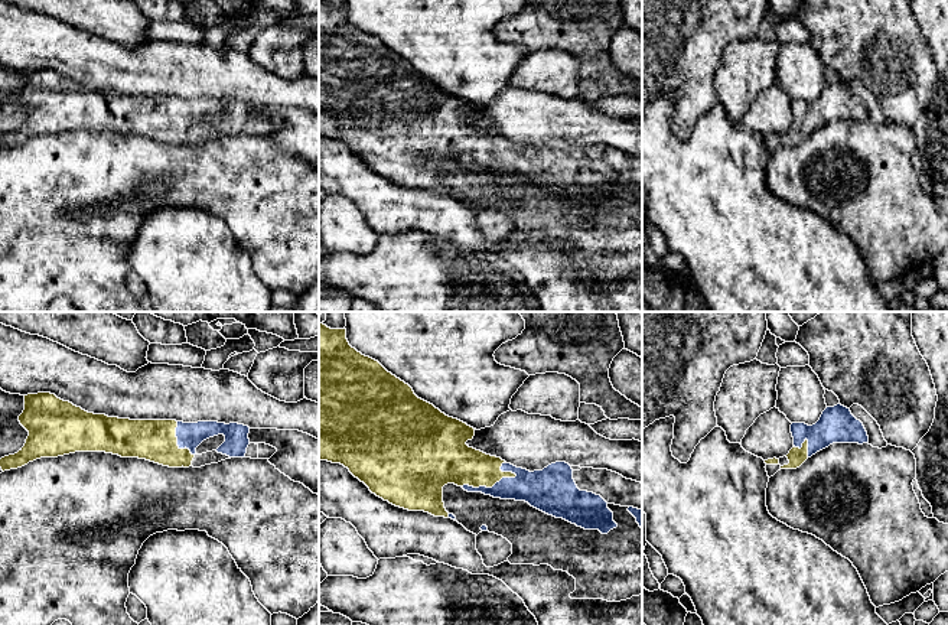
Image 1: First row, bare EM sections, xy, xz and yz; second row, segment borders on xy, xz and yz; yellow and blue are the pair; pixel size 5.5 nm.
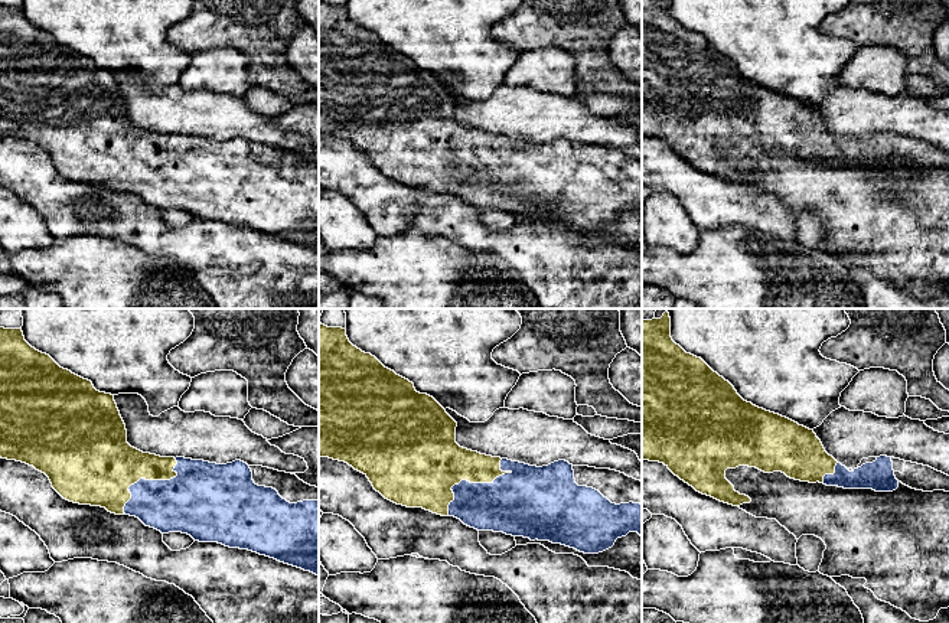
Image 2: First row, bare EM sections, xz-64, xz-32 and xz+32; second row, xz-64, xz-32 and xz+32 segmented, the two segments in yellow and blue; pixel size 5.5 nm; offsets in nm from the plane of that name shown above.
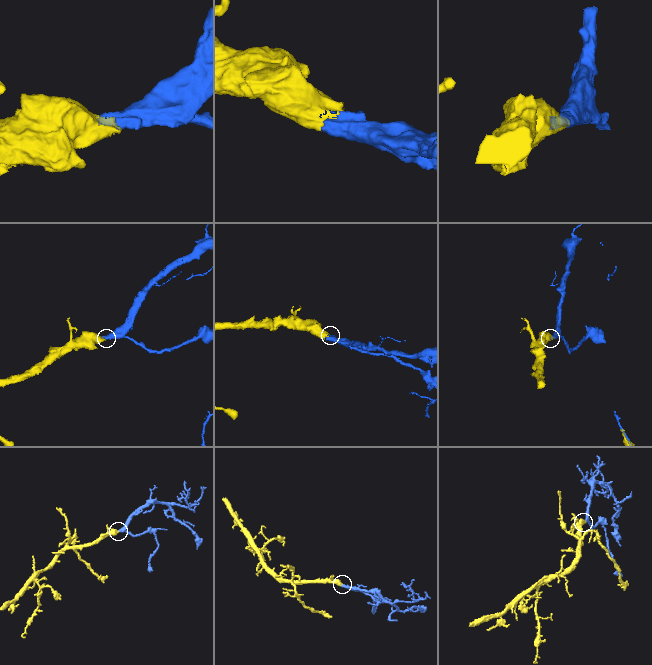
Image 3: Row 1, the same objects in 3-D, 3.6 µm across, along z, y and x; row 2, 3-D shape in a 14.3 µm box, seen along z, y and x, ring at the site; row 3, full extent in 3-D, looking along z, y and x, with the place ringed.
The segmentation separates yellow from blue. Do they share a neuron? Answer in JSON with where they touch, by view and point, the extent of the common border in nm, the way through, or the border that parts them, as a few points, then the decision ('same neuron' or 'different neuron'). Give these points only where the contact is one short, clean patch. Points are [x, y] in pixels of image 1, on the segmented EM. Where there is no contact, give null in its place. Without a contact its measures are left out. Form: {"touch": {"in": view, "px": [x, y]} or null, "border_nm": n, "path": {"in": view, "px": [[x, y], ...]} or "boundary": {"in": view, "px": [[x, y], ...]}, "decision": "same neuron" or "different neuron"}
{"touch": {"in": "xz", "px": [489, 487]}, "border_nm": 320, "decision": "same neuron"}

